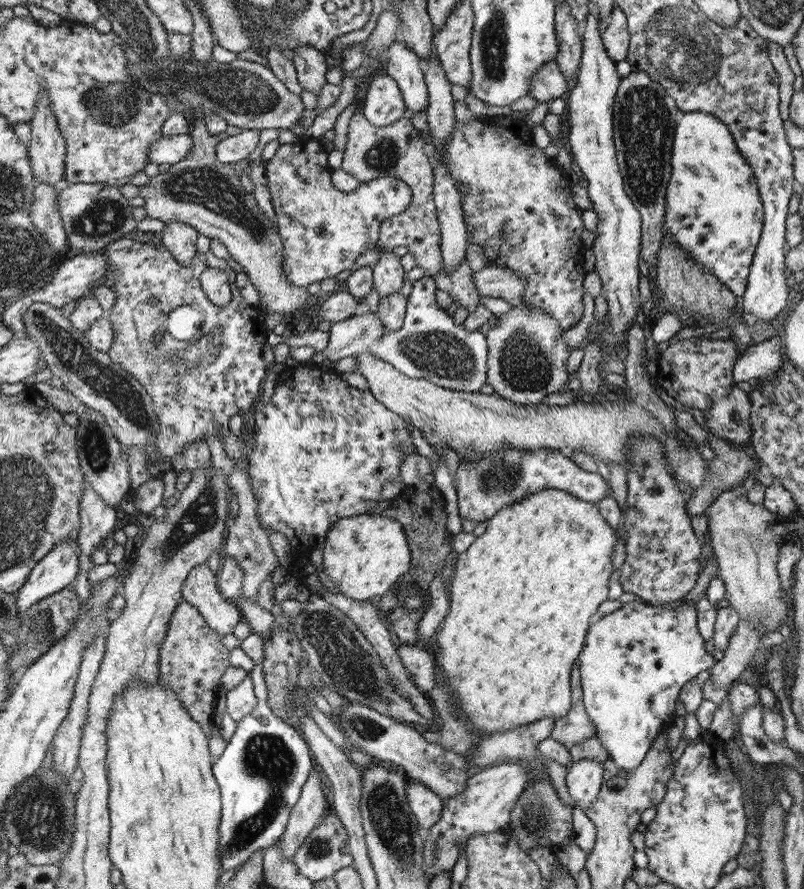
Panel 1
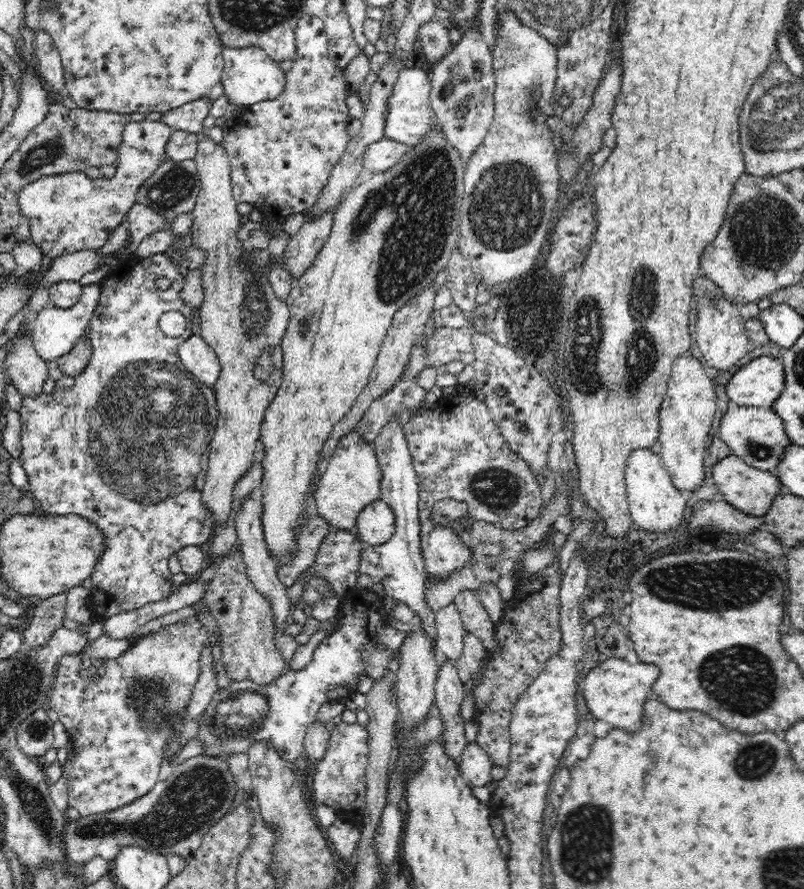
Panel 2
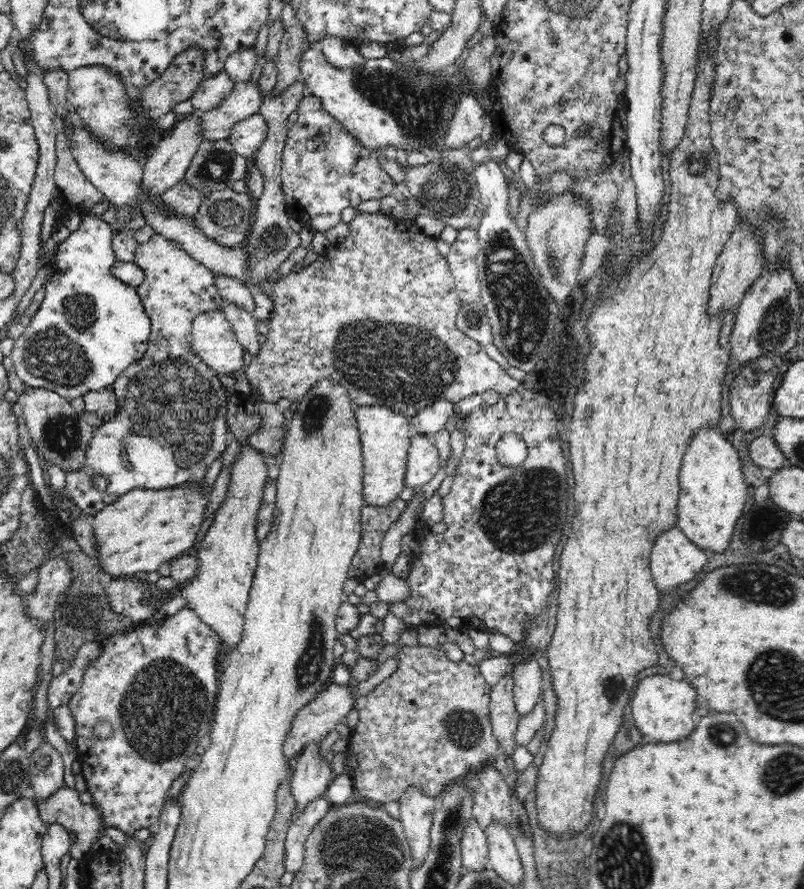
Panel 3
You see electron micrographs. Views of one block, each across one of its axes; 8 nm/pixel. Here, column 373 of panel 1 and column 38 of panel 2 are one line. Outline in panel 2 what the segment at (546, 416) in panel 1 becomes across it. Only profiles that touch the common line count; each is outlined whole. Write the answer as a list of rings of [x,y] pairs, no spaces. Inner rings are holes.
[[[18,335],[12,338],[7,348],[5,373],[11,382],[25,396],[37,397],[48,378],[46,361],[38,355],[33,345],[33,337]]]

